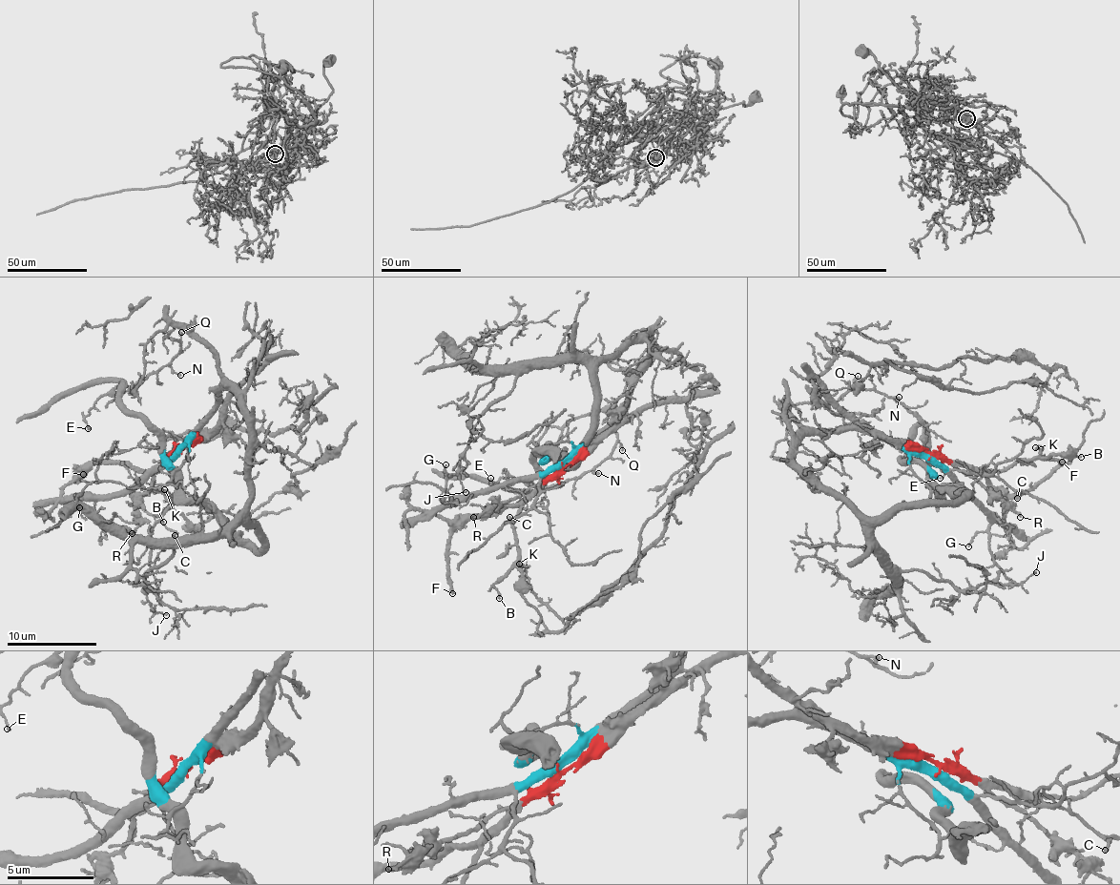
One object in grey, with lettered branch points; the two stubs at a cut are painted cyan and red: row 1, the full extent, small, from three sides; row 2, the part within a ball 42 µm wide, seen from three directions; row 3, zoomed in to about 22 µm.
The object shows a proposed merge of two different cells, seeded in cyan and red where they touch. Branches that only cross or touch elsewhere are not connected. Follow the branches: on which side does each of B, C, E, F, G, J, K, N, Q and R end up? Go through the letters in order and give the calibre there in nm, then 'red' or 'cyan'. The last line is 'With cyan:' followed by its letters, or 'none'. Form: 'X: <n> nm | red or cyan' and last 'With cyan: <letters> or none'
B: 100 nm | red
C: 200 nm | cyan
E: 120 nm | cyan
F: 320 nm | red
G: 110 nm | cyan
J: 110 nm | cyan
K: 190 nm | red
N: 110 nm | cyan
Q: 150 nm | cyan
R: 150 nm | red
With cyan: C, E, G, J, N, Q

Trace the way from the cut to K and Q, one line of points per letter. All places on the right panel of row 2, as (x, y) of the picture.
K: (928, 453), (941, 460), (995, 470), (1034, 459), (1039, 450), (1035, 447)
Q: (928, 455), (933, 469), (901, 462), (922, 423), (917, 415), (892, 397), (860, 390), (853, 385), (859, 376)

